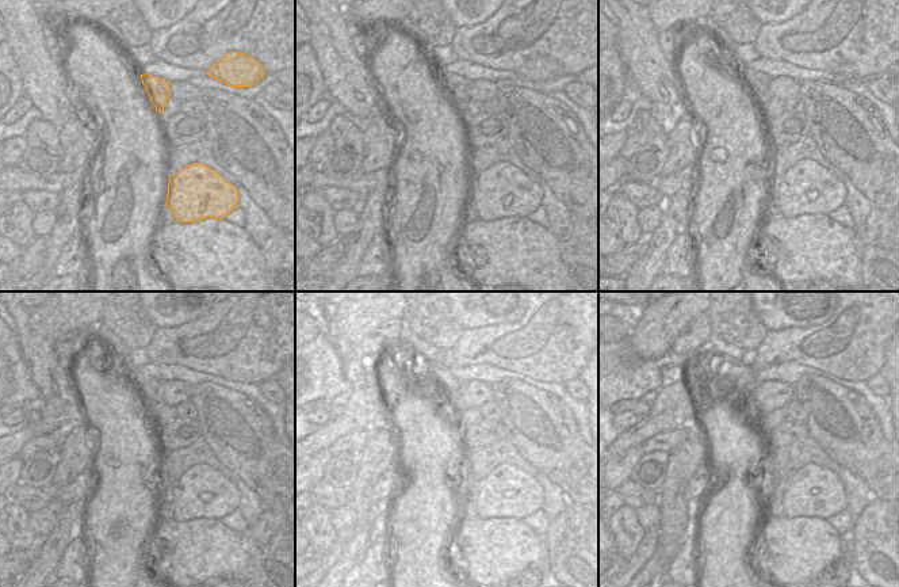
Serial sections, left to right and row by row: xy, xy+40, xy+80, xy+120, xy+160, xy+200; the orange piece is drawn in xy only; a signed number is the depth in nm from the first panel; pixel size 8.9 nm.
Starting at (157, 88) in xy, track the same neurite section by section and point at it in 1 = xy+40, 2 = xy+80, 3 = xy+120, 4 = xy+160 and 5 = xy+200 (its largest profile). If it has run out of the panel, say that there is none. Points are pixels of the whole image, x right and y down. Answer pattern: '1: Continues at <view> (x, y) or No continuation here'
1: Continues at xy+40 (458, 86)
2: Continues at xy+80 (758, 83)
3: Continues at xy+120 (148, 385)
4: Continues at xy+160 (446, 380)
5: Continues at xy+200 (748, 376).

